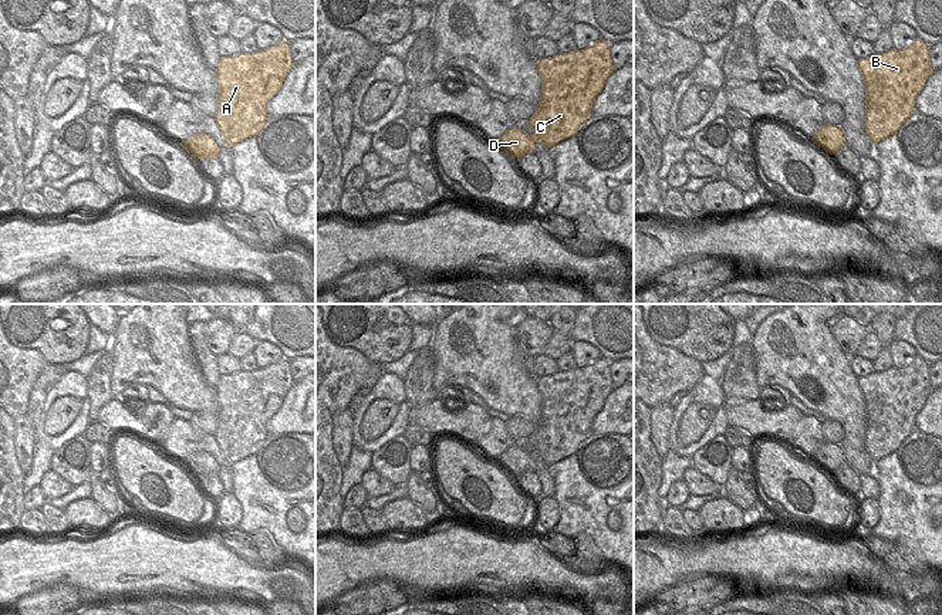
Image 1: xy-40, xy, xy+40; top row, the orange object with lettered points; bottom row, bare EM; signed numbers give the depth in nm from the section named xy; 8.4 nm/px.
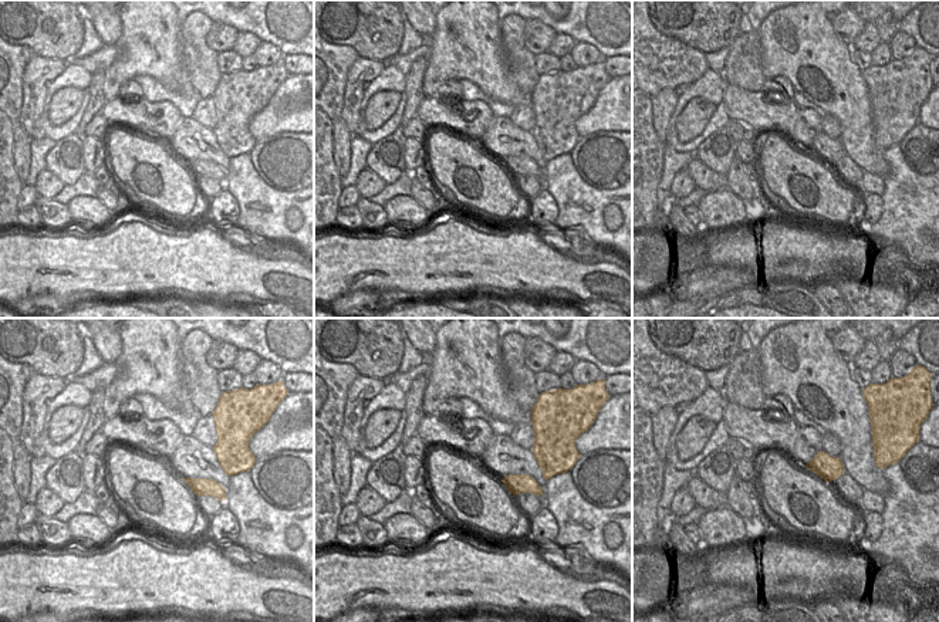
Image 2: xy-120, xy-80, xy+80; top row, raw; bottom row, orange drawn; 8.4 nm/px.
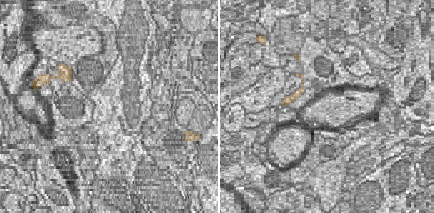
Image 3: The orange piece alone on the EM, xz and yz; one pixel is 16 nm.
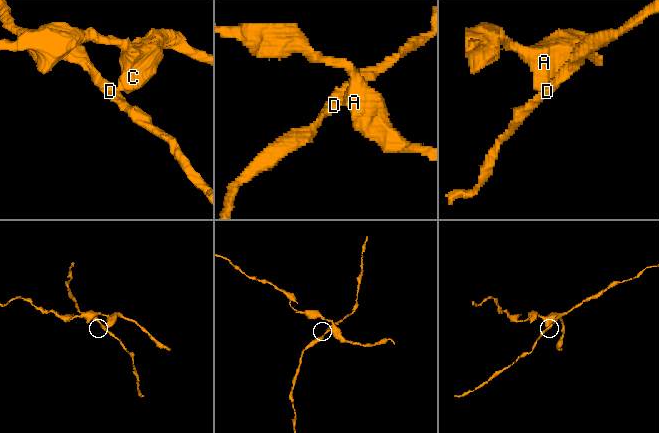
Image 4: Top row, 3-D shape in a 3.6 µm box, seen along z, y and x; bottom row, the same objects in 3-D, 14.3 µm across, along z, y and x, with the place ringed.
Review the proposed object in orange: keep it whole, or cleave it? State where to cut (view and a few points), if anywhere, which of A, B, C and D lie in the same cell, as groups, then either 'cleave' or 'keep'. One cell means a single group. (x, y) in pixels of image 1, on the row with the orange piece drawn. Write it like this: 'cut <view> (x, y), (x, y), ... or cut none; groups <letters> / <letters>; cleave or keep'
cut xy (530, 134), (534, 141); groups A B C / D; cleave

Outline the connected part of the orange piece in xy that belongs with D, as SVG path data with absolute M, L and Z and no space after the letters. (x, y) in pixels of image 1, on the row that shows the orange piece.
M517 126L507 129L496 142L513 160L527 152L534 152L534 139Z

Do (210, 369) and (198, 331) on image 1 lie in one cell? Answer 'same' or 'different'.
same

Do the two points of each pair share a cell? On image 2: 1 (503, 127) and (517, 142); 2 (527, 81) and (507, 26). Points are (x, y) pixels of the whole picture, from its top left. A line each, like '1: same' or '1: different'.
1: same
2: same

